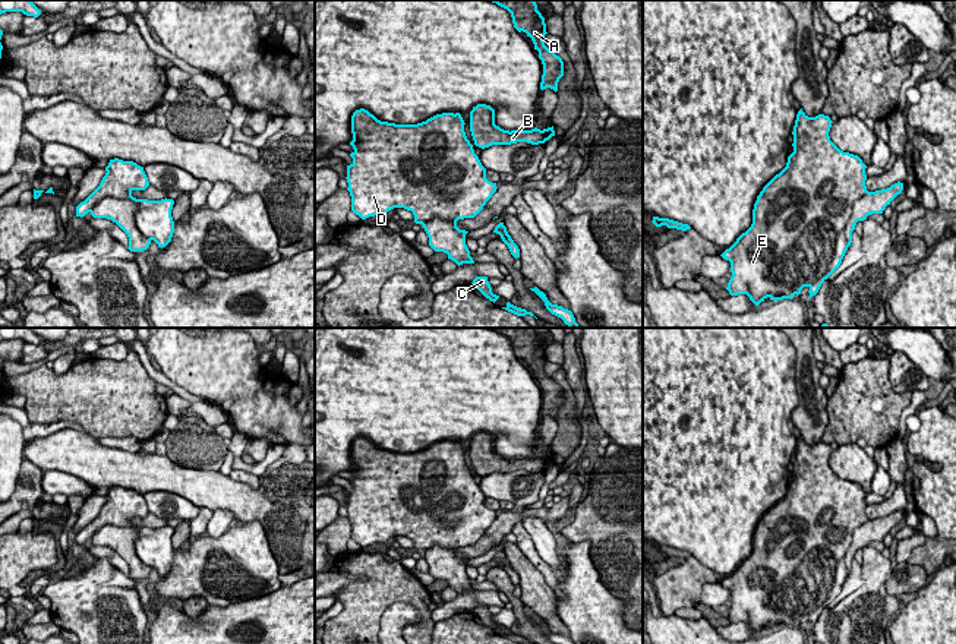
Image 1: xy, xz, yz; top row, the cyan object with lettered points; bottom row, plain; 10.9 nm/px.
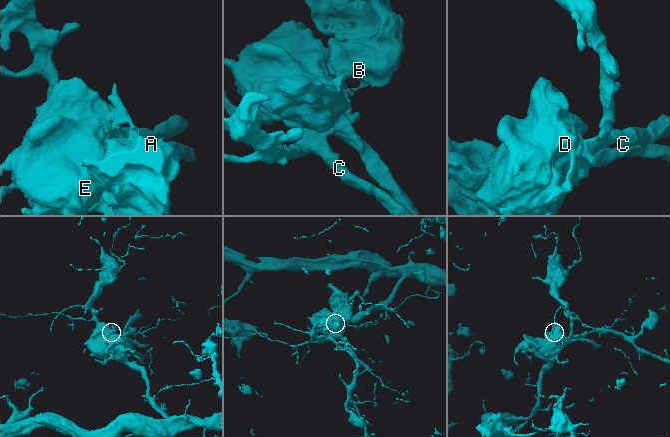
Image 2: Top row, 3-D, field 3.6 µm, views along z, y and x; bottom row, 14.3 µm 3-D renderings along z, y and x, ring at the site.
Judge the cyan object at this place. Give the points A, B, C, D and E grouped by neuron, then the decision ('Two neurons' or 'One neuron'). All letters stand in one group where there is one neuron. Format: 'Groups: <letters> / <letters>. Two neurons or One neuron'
Groups: A B C / D E. Two neurons

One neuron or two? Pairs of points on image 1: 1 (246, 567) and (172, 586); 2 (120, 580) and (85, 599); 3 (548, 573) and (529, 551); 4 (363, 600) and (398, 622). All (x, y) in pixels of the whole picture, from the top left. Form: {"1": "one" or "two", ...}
{"1": "one", "2": "two", "3": "one", "4": "two"}

